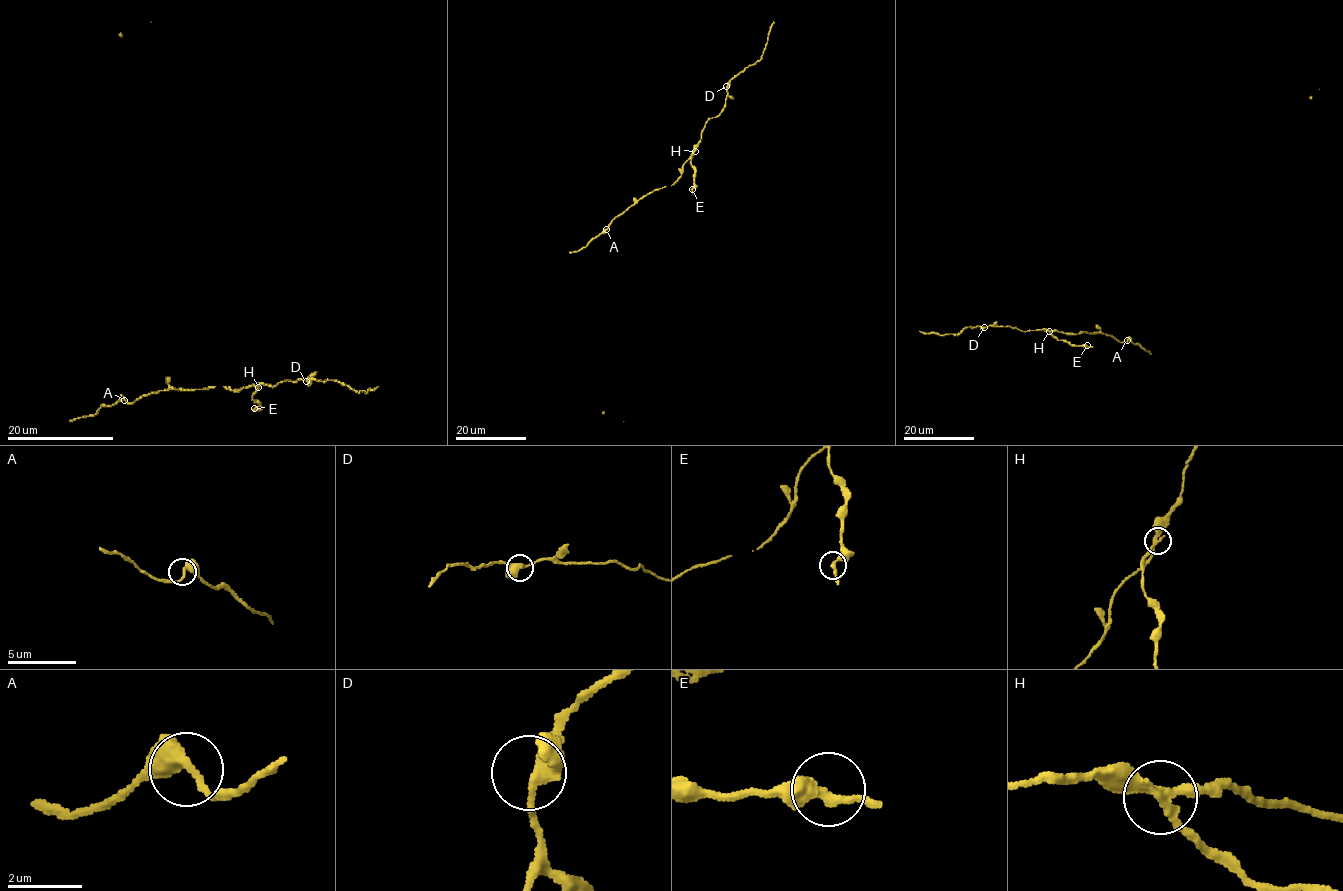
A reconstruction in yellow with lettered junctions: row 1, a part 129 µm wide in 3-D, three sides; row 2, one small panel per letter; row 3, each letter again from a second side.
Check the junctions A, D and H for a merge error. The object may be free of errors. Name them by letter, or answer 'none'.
H

